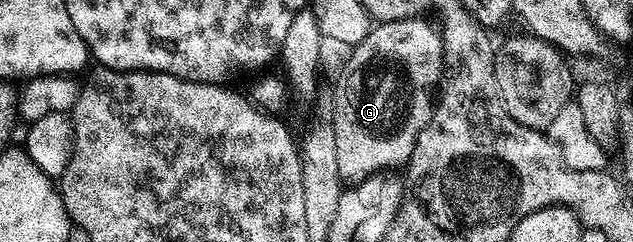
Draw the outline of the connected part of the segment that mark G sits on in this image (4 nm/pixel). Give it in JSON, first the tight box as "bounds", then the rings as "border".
{"bounds":[331,17,445,185],"border":[[[425,17],[387,21],[370,26],[367,37],[348,52],[349,60],[333,87],[333,116],[331,122],[335,133],[335,165],[339,177],[349,185],[356,185],[373,175],[382,174],[385,167],[404,168],[417,144],[419,133],[429,126],[435,110],[433,86],[443,79],[445,54],[441,33],[429,24]]]}

